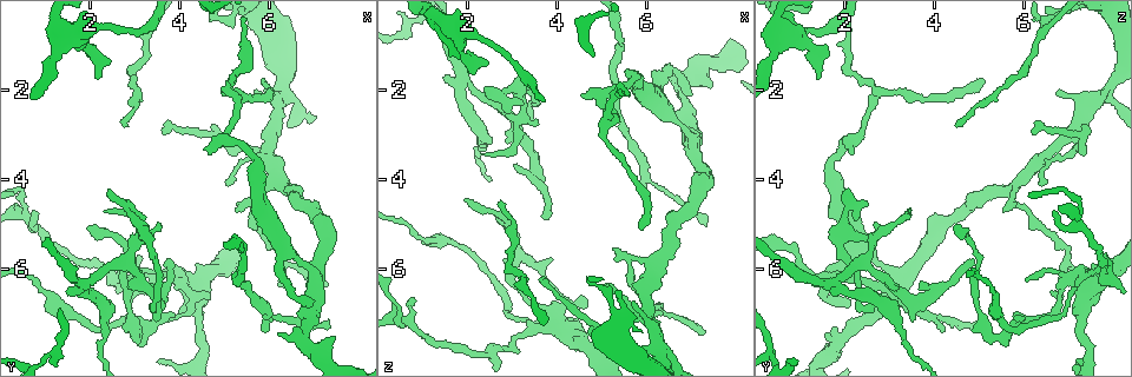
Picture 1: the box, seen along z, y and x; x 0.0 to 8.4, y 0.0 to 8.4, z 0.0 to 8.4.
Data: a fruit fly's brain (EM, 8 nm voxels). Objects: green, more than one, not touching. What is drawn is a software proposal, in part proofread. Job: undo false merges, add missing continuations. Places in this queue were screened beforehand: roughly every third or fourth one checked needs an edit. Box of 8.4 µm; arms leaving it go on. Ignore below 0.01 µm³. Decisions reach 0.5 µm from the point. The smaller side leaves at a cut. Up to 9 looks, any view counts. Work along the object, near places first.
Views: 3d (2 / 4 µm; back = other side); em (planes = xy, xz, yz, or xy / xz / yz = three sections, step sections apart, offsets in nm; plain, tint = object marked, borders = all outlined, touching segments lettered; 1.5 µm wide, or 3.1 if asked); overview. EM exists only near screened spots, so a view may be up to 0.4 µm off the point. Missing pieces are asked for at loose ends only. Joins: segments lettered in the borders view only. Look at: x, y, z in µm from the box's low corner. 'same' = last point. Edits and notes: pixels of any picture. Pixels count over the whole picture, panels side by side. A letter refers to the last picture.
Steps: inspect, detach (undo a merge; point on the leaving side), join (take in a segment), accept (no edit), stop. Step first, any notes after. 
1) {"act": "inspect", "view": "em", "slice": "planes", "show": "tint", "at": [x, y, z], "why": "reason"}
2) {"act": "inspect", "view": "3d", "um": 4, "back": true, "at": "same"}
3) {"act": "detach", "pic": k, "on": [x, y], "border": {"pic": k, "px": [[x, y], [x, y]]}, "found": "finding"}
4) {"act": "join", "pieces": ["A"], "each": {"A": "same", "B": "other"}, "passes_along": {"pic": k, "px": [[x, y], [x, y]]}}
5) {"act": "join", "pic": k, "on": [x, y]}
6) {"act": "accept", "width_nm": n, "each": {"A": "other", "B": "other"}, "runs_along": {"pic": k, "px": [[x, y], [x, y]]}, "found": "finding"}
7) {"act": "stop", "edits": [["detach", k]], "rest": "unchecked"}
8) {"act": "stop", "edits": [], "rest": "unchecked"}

{"act": "inspect", "view": "em", "slice": "planes", "show": "borders", "at": [2.70, 2.75, 4.45], "why": "branch stops here"}

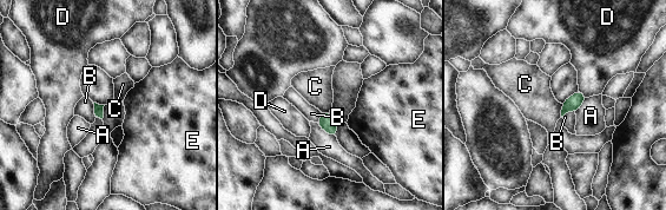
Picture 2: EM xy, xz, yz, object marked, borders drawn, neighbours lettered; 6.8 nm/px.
{"act": "accept", "each": {"A": "other", "B": "other", "C": "other", "D": "other", "E": "other"}, "border": {"pic": 2, "px": [[562, 104], [560, 116]]}, "found": "no lettered segment goes on from it"}

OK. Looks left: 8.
{"act": "inspect", "view": "3d", "um": 2, "at": [5.85, 1.85, 5.15], "why": "end of a long branch"}

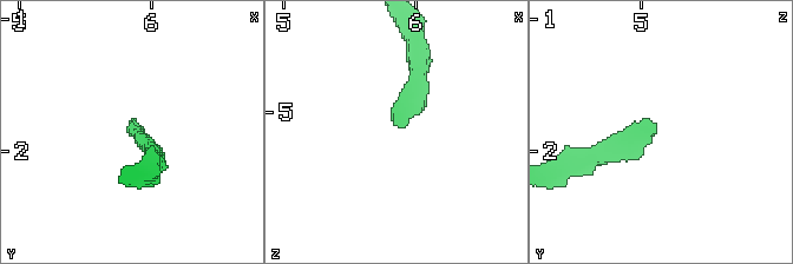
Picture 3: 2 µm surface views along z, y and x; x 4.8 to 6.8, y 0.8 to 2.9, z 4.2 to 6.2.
{"act": "inspect", "view": "em", "slice": "planes", "show": "borders", "at": [5.84, 1.84, 5.10]}

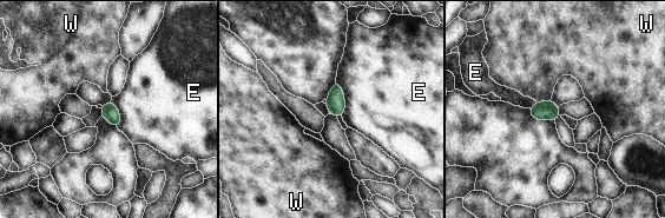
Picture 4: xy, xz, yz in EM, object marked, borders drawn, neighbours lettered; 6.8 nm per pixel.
{"act": "accept", "each": {"E": "other", "W": "other"}, "border": {"pic": 4, "px": [[336, 80], [346, 106], [342, 117]]}, "found": "no lettered segment goes on from it"}

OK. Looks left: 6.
{"act": "inspect", "view": "em", "slice": "planes", "show": "plain", "at": [5.65, 3.50, 1.80], "why": "abrupt turn"}

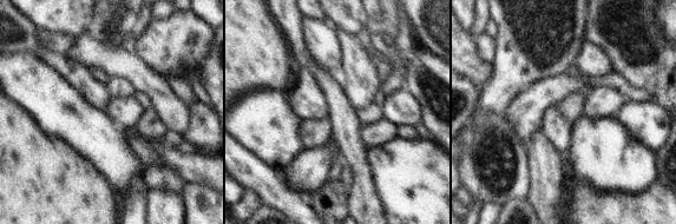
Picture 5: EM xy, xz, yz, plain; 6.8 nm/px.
{"act": "inspect", "view": "em", "slice": "planes", "show": "tint", "at": "same", "why": "with the object marked"}

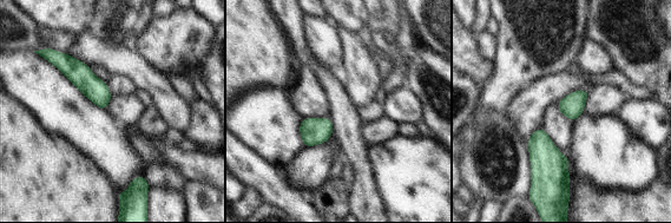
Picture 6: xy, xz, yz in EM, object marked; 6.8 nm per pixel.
{"act": "inspect", "view": "em", "slice": "planes", "show": "borders", "at": "same"}

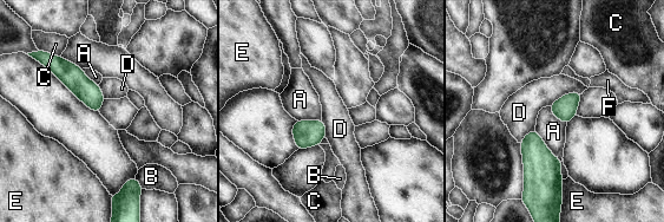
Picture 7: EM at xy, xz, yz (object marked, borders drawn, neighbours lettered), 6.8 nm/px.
{"act": "accept", "width_nm": 60, "each": {"A": "other", "B": "other", "C": "other", "D": "other", "E": "other", "F": "other"}, "border": {"pic": 7, "px": [[534, 129], [546, 147], [561, 161]]}, "found": "continuous, no second cell"}

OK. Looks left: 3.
{"act": "inspect", "view": "em", "slice": "planes", "show": "borders", "at": [7.35, 7.10, 5.05], "why": "branch stops here"}

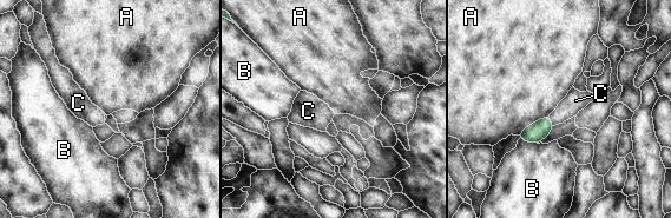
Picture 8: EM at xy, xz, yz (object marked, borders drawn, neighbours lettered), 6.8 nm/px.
{"act": "join", "pieces": ["C"], "longest_contact_nm": ["A", 260], "each": {"A": "other", "B": "other", "C": "same"}, "passes_along": {"pic": 8, "px": [[538, 131], [550, 120], [576, 100]]}, "found": "it goes on there"}

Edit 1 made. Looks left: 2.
{"act": "stop", "edits": [["join", 8]], "rest": "unchecked"}

